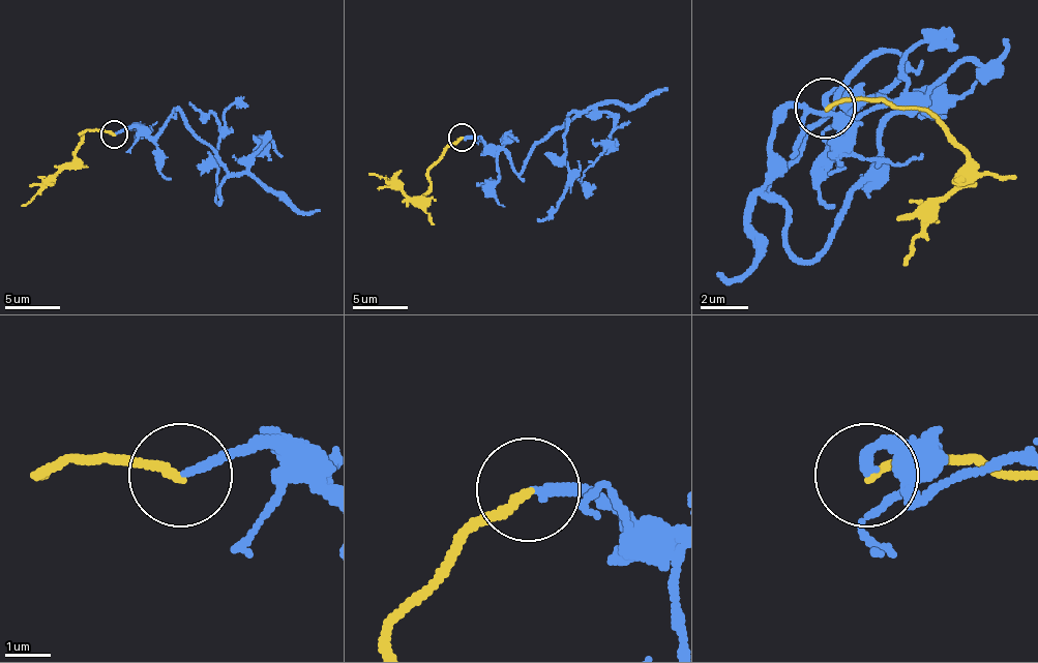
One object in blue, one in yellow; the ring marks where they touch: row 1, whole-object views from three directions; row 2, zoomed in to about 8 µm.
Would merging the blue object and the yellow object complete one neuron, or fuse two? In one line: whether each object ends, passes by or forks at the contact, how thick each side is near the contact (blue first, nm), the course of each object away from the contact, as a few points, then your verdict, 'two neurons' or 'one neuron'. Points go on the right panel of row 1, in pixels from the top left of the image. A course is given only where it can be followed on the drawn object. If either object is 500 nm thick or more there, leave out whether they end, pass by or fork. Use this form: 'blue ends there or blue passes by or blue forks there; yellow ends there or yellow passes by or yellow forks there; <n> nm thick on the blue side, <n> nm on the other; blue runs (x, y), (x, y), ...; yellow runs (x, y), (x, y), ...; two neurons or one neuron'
blue ends there; yellow ends there; 190 nm thick on the blue side, 200 nm on the other; blue runs (824, 109), (835, 91), (854, 115), (901, 61), (860, 73), (769, 181), (800, 260), (878, 133), (1010, 37); yellow runs (824, 109), (884, 97), (896, 109), (926, 109), (968, 157), (968, 175), (901, 266); two neurons

